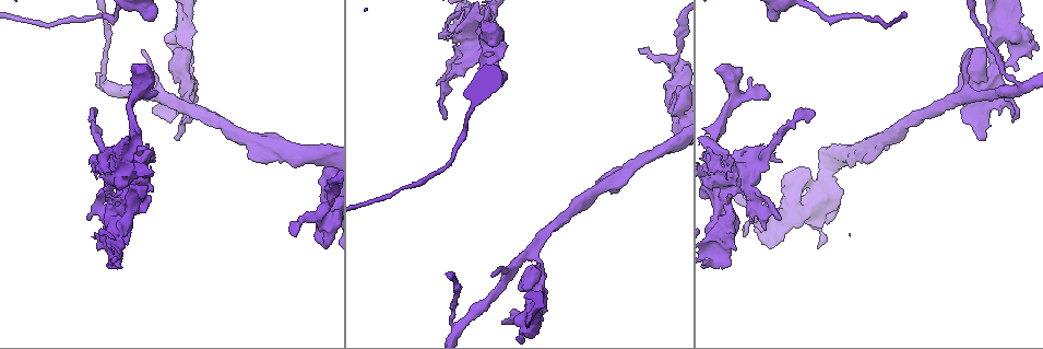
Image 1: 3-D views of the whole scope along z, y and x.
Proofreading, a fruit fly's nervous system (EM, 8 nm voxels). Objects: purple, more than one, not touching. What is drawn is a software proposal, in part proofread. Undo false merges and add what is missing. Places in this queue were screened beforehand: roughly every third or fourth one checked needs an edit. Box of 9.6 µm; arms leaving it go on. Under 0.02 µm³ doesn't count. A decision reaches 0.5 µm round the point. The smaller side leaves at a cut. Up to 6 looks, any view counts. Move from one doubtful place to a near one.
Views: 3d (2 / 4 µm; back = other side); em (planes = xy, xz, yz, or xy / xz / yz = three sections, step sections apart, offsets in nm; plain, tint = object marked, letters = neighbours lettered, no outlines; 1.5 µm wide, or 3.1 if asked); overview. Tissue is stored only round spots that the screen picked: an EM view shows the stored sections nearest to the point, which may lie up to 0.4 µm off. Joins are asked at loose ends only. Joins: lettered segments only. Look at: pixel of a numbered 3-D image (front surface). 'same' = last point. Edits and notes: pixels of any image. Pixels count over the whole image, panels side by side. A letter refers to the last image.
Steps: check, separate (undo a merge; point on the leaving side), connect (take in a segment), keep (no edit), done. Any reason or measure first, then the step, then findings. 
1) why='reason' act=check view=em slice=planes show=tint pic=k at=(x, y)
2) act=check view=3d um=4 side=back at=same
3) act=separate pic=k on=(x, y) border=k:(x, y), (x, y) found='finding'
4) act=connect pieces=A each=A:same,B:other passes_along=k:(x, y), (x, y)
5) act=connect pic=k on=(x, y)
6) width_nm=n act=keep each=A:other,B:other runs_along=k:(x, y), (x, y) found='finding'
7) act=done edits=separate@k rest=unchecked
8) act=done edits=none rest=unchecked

why='branch stops here' act=check view=3d um=4 pic=1 at=(812, 110)

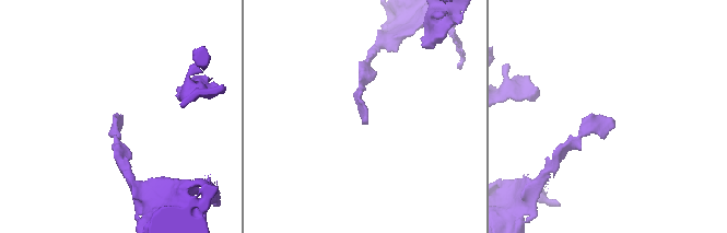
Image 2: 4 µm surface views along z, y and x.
act=check view=em slice=planes show=letters pic=2 at=(122, 122)

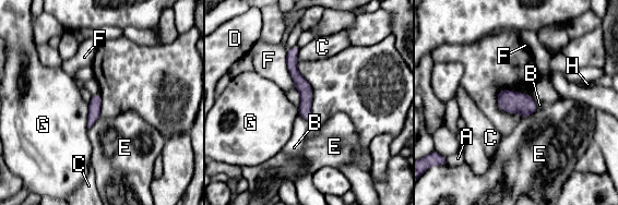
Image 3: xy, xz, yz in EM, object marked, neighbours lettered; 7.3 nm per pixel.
act=keep each=A:other,B:other,C:other,D:other,E:other,F:other,G:other,H:other found='no lettered segment goes on from it'

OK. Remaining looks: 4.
why='free end' act=check view=3d um=4 pic=1 at=(504, 78)

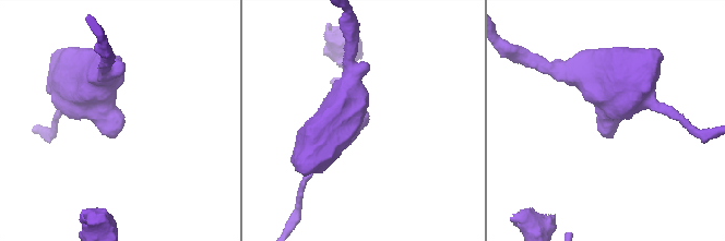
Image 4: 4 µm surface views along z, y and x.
act=check view=em slice=xy step=8 show=tint pic=4 at=(610, 136)

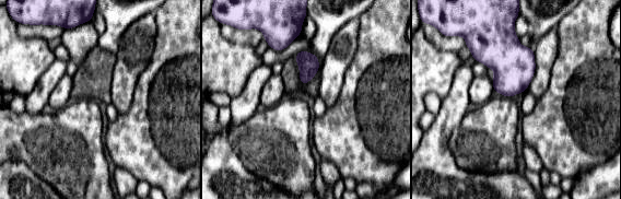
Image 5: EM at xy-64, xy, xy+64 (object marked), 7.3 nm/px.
why='another direction' act=check view=em slice=planes show=letters at=same

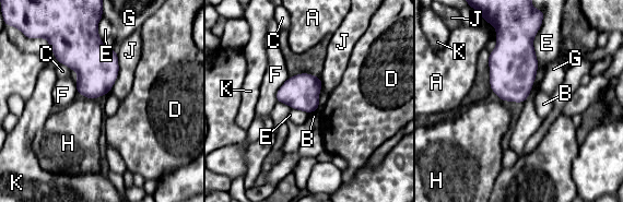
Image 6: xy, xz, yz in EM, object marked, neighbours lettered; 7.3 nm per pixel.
act=keep each=A:other,B:other,C:other,D:other,E:other,F:other,G:other,H:other,J:other,K:other border=6:(540, 27), (524, 103) found='none of them fits'

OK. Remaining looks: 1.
act=done edits=none rest=unchecked

